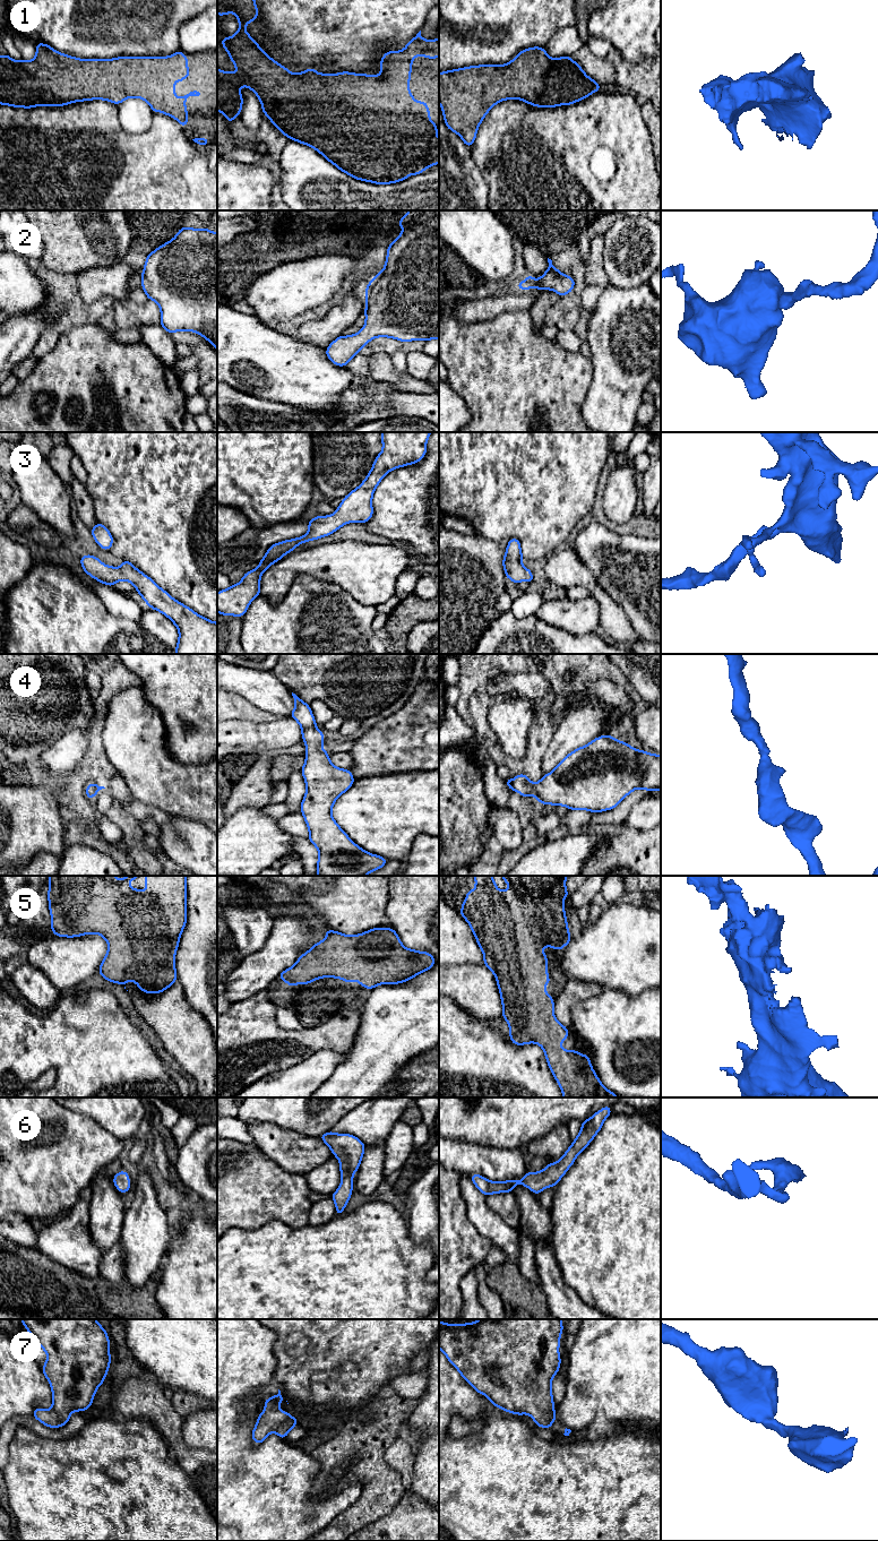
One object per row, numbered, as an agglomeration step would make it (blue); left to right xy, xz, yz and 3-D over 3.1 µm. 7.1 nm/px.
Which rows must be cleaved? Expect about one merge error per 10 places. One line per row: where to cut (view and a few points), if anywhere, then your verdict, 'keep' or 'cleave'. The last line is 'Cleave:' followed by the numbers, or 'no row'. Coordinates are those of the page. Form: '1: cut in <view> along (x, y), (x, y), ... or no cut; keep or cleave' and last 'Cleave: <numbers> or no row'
1: no cut; keep
2: no cut; keep
3: no cut; keep
4: no cut; keep
5: no cut; keep
6: no cut; keep
7: no cut; keep
Cleave: no row

